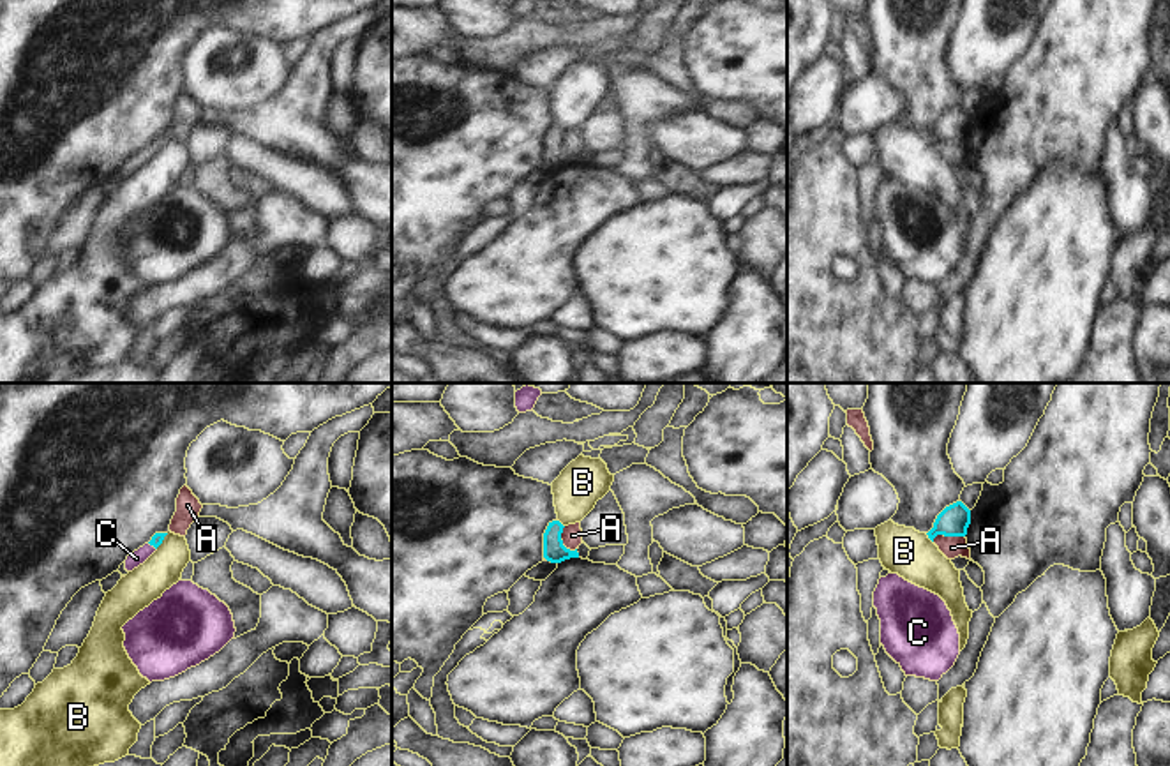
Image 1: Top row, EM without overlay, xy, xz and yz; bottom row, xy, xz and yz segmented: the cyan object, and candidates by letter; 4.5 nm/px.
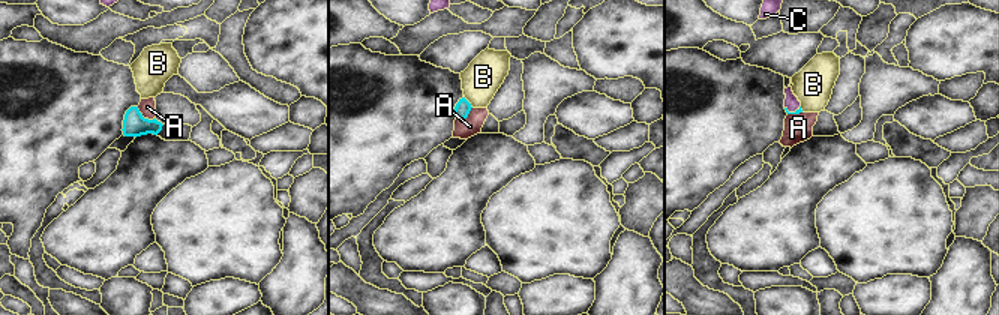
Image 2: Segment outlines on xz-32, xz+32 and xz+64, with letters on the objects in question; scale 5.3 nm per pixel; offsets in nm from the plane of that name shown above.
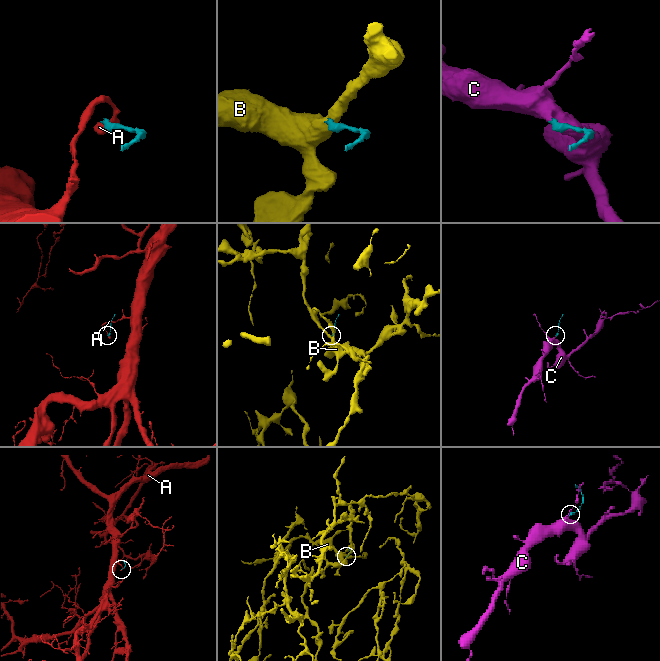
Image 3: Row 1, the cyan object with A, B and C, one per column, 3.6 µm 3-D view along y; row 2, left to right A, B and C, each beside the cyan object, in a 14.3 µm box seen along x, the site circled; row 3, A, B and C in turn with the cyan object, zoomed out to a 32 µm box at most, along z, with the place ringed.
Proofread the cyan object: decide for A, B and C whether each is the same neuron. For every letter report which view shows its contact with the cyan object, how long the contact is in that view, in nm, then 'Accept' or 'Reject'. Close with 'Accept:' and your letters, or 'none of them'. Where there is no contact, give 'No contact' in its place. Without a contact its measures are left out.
A: Touches cyan in yz. Shared border 150 nm. Reject
B: Touches cyan in yz. Shared border 60 nm. Reject
C: Touches cyan in xy. Shared border 50 nm. Accept
Accept: C.

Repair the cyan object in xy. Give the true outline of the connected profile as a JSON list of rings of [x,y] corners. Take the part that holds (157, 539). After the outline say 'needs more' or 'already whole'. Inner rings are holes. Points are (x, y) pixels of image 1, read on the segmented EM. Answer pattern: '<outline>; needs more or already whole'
[[[155,533],[148,544],[131,552],[125,559],[125,570],[132,572],[139,565],[143,565],[157,551],[166,535],[168,533]]]; needs more

